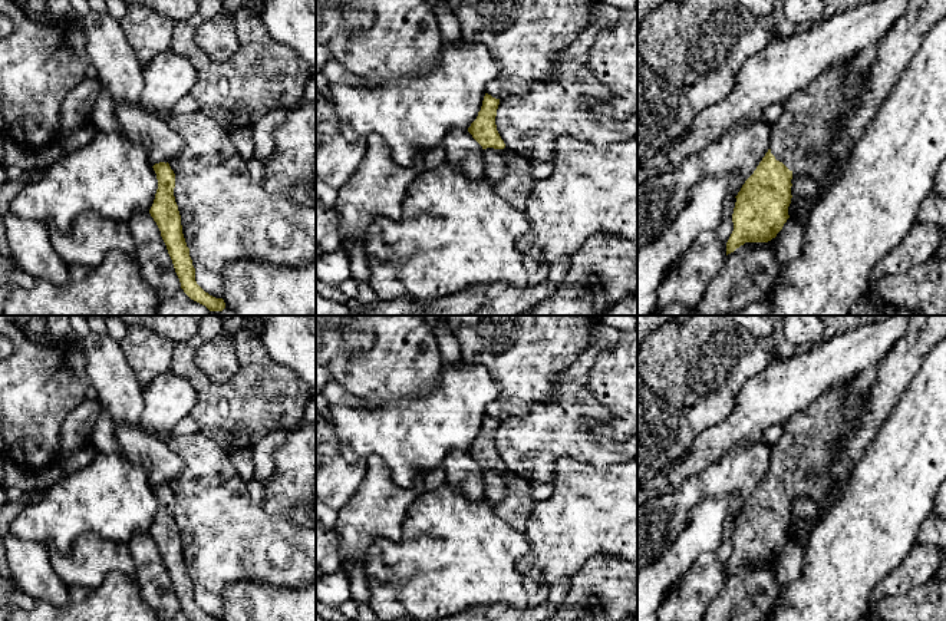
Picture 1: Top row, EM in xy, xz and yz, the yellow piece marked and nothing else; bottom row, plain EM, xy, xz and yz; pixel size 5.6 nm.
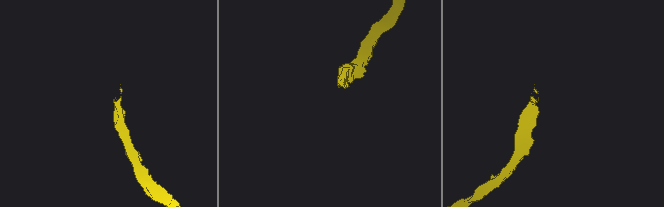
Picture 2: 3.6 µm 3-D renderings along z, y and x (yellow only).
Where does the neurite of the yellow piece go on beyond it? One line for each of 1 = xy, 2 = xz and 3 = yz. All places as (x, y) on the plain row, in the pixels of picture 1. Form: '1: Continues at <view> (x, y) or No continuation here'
1: No continuation here
2: No continuation here
3: No continuation here

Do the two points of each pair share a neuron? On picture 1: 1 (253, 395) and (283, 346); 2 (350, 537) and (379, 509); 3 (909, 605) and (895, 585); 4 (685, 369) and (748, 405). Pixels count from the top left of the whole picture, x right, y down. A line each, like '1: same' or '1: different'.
1: different
2: same
3: different
4: different

